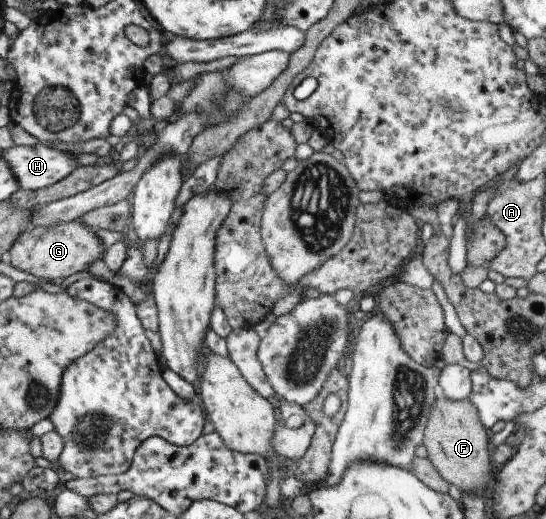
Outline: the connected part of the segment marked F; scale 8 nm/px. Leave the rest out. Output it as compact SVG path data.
M445 396L435 398L421 444L433 468L460 492L481 494L492 485L495 467L489 460L491 446L477 410L467 397L463 400L447 400Z

